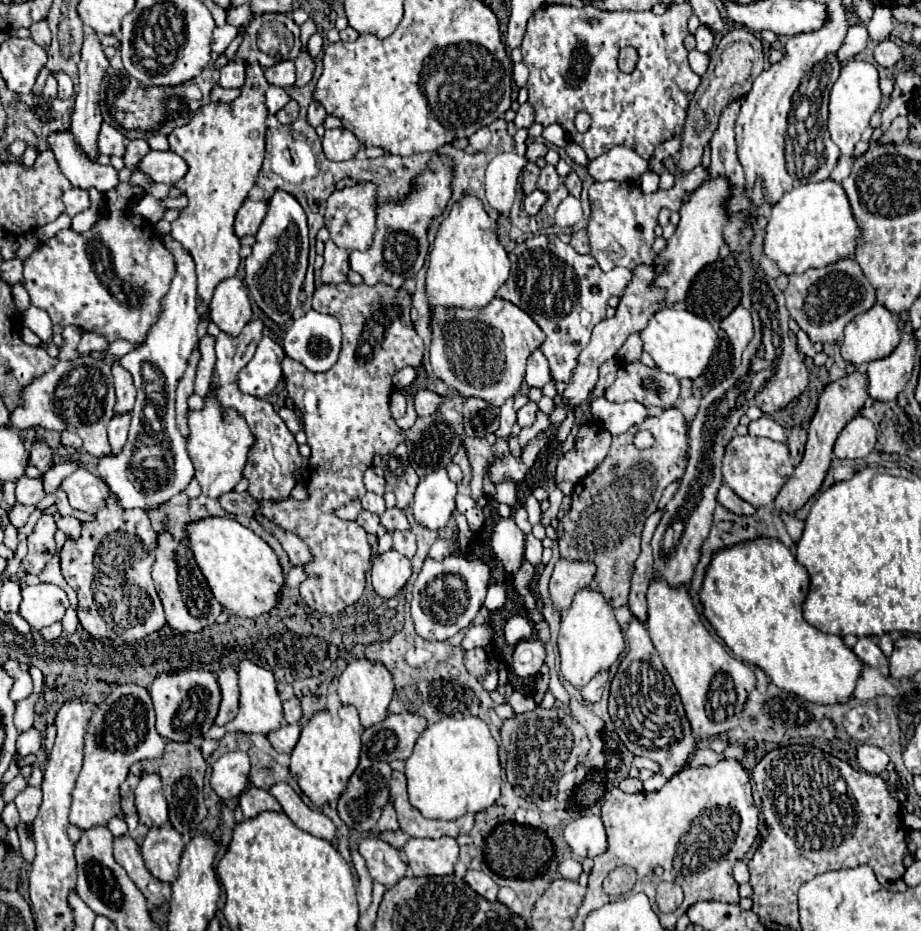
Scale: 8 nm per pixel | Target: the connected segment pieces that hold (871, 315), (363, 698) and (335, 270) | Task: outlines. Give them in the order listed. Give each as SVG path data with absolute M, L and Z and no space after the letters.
M874 304L868 312L862 312L846 324L840 352L846 362L860 366L862 362L886 358L896 344L900 344L896 316L882 304Z
M358 658L358 660L348 662L346 670L340 676L340 684L338 684L338 694L340 694L342 704L356 706L364 728L384 720L392 692L394 692L394 682L392 682L392 674L388 672L388 668L384 664L378 664L368 658Z
M326 240L324 250L324 266L322 266L322 282L324 284L340 284L346 282L348 266L348 250L338 248L332 240Z

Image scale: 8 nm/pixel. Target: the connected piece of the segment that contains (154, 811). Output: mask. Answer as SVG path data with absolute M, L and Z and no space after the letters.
M144 774L134 794L140 822L144 822L148 828L158 828L168 820L168 804L164 798L160 776Z

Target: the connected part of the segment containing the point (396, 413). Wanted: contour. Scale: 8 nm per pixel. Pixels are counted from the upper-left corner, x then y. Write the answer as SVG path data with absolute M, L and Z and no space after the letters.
M396 390L396 392L392 394L392 398L390 398L390 412L392 412L394 418L400 418L400 416L406 414L406 398L404 398L404 394L398 392L398 390Z

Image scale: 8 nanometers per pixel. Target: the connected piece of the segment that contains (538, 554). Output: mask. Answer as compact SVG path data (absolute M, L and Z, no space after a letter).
M530 534L530 536L528 536L528 542L526 542L524 554L526 554L526 560L528 560L530 564L538 566L538 564L540 564L540 558L542 558L542 542L536 540L536 538Z

